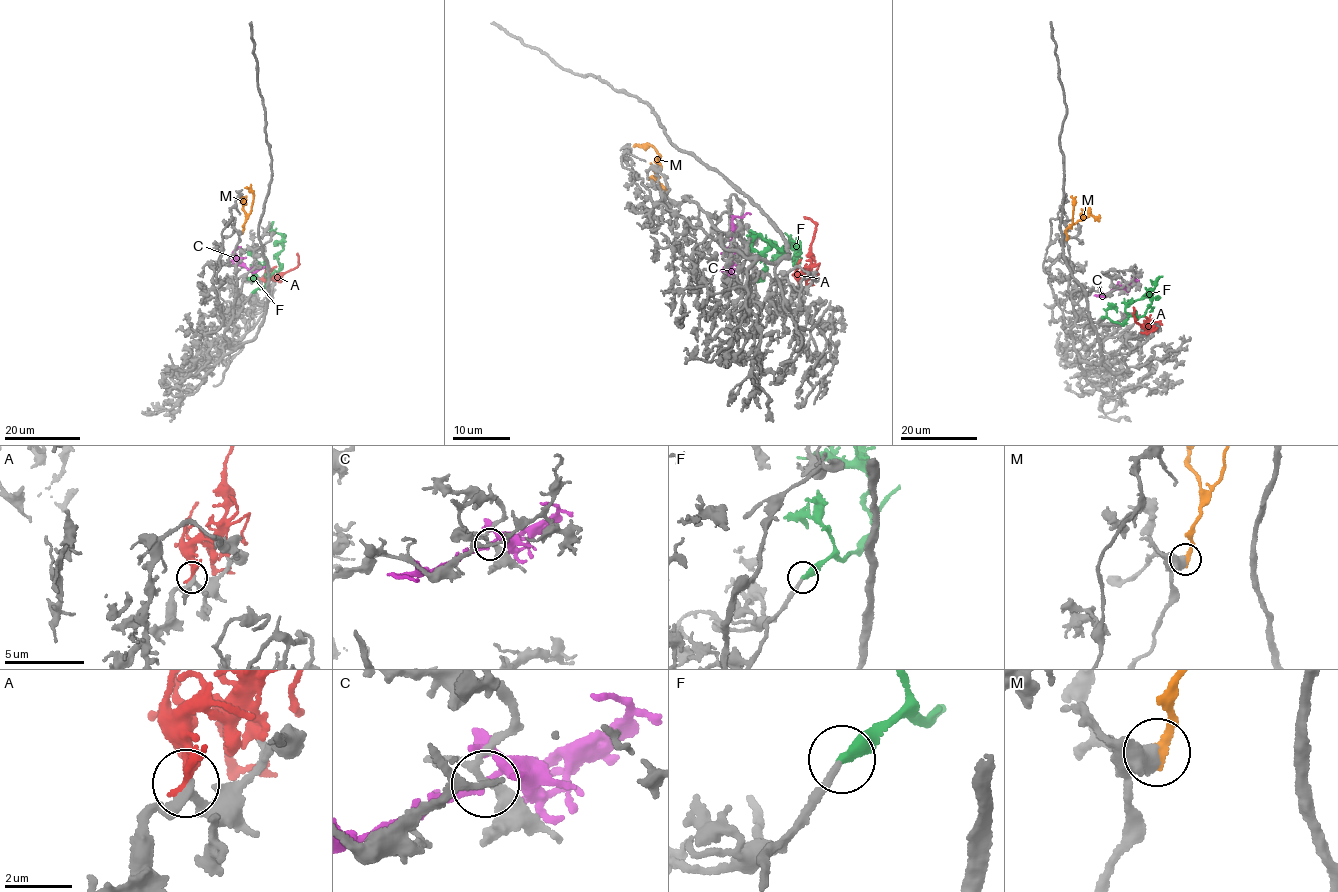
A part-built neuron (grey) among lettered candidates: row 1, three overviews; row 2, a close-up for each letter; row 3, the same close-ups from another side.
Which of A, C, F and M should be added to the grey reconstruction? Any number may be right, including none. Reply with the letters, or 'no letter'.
F, M

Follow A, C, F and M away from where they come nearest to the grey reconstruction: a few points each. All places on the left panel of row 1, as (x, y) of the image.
A: (262, 279), (267, 276), (280, 277), (298, 265), (297, 253)
C: (240, 262), (253, 272), (267, 265)
F: (251, 293), (262, 288), (271, 274), (278, 271), (277, 258), (283, 249), (283, 240), (272, 229), (273, 221)
M: (242, 231), (253, 199), (253, 193), (245, 188)

